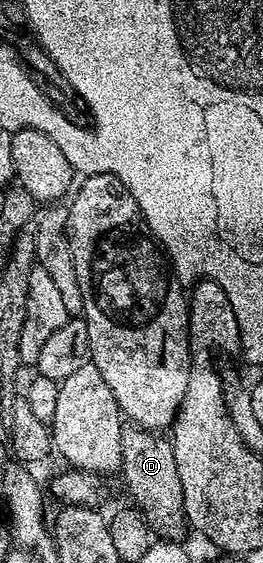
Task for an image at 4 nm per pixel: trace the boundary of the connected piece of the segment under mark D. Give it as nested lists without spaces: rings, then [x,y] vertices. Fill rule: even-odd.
[[[131,422],[122,430],[122,462],[120,472],[124,484],[132,495],[131,503],[139,508],[144,521],[161,541],[176,542],[181,539],[186,521],[182,482],[178,478],[178,462],[174,462],[174,450],[167,435],[150,428],[141,428]]]

